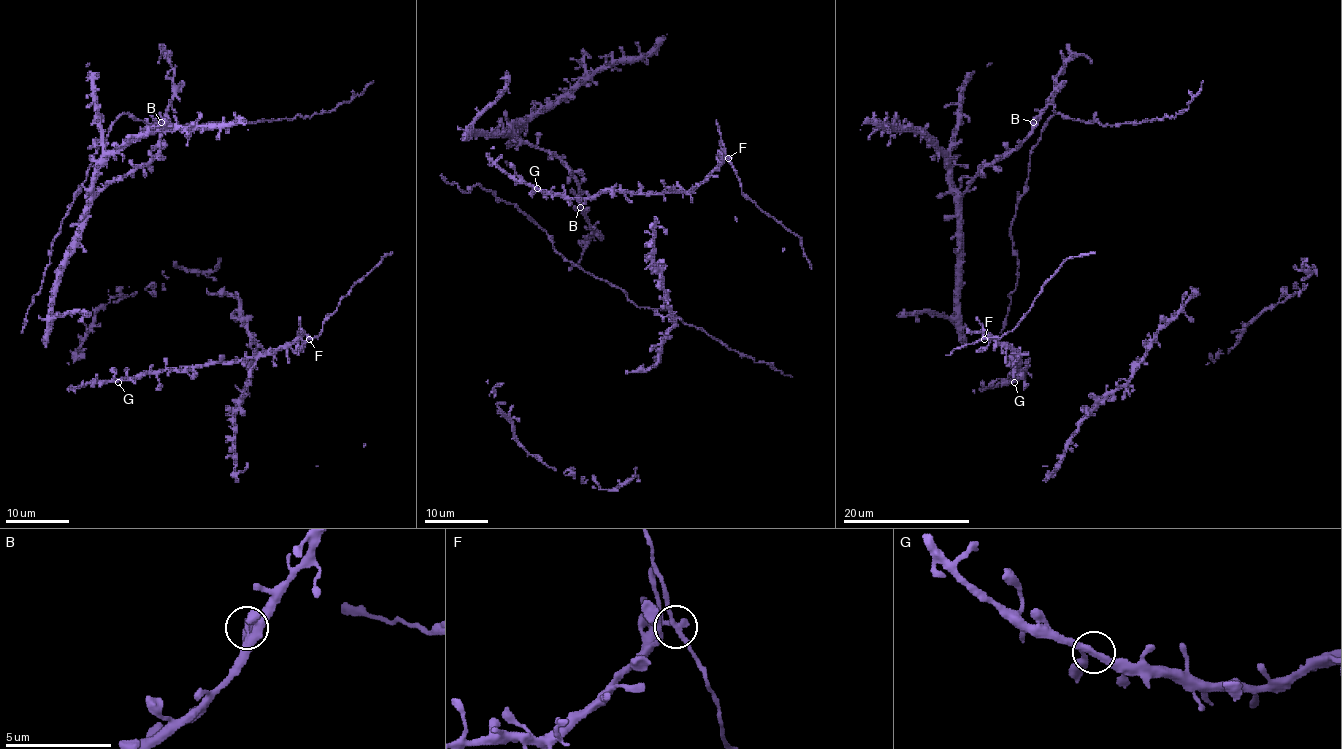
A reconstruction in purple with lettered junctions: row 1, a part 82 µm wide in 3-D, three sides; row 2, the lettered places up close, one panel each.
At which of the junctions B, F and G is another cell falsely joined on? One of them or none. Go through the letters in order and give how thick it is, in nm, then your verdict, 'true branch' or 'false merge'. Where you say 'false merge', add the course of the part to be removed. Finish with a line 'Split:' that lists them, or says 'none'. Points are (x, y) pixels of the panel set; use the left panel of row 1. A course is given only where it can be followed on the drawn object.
B: calibre 280 nm; true branch
F: calibre 240 nm; true branch
G: calibre 280 nm; true branch
Split: none

